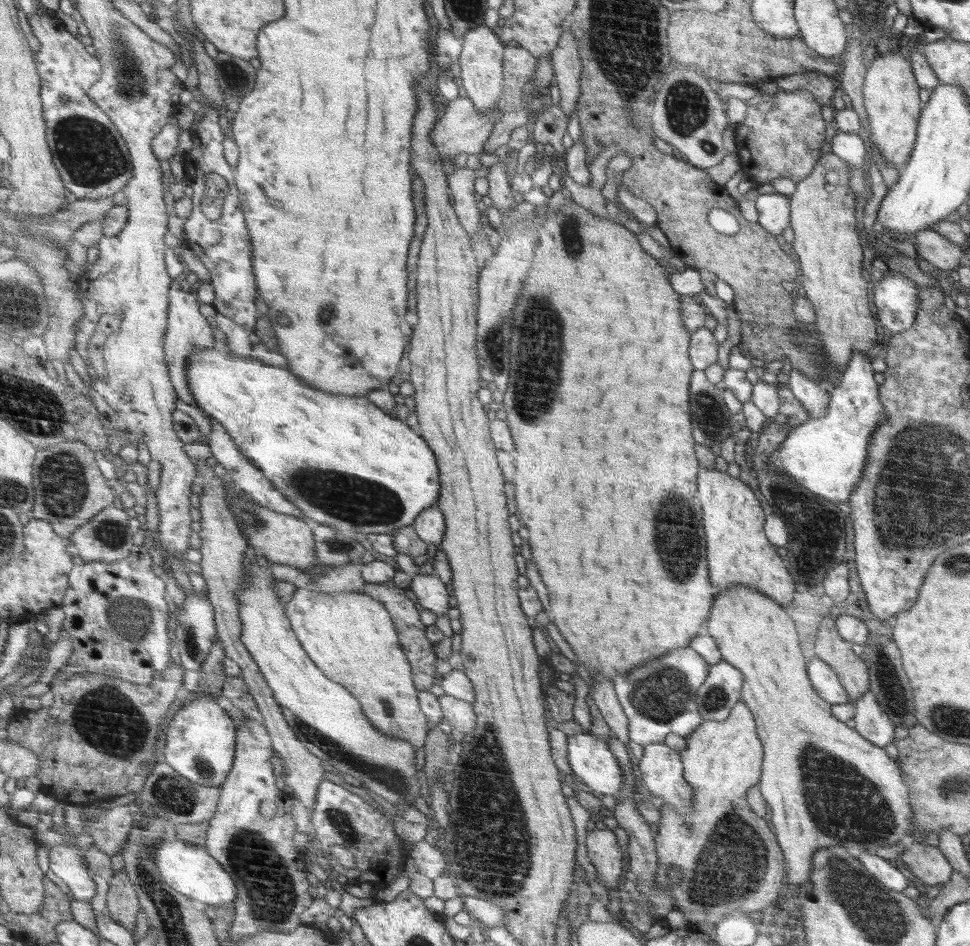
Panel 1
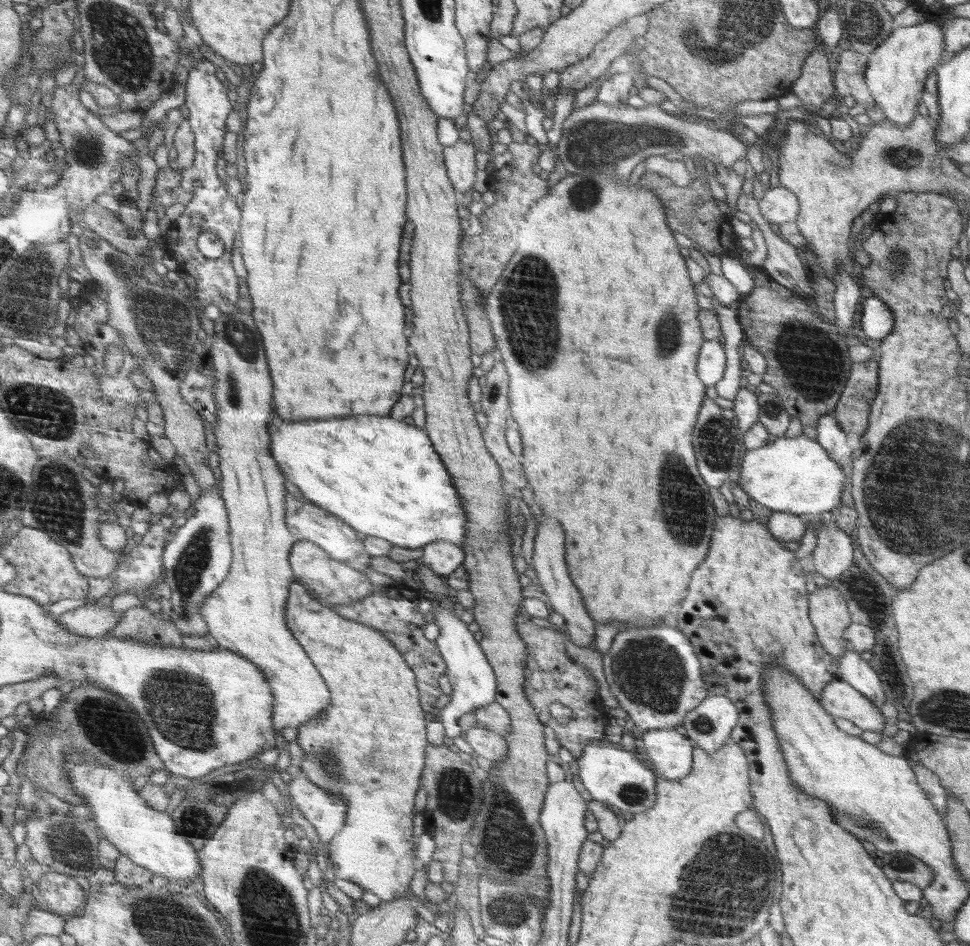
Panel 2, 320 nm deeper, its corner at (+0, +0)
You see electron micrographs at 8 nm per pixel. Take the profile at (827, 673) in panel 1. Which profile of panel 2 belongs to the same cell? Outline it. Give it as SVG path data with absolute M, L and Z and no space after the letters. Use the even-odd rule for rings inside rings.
M840 677L833 678L827 684L821 692L820 703L833 717L842 717L853 722L858 732L883 732L884 717L880 709Z

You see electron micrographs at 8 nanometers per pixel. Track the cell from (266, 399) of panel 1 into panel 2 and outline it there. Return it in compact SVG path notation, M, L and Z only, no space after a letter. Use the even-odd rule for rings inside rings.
M276 413L271 414L270 422L271 446L270 452L274 460L278 462L282 474L286 474L286 480L290 480L299 488L305 500L322 507L328 513L336 516L345 524L348 524L354 531L368 537L386 539L393 545L408 549L422 549L431 542L447 540L456 546L462 547L466 534L466 512L463 507L457 489L454 488L453 478L445 468L441 456L438 456L433 447L433 441L429 439L429 433L422 427L410 425L402 420L394 420L392 416L360 415L356 418L342 418L342 420L308 420L308 422L285 422Z

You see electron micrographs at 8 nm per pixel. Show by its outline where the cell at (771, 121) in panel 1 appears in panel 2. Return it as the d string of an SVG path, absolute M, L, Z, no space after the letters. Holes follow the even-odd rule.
M819 44L818 48L813 50L813 54L805 60L804 70L791 87L791 92L802 100L800 103L809 114L818 112L834 92L831 62L828 62L822 48Z

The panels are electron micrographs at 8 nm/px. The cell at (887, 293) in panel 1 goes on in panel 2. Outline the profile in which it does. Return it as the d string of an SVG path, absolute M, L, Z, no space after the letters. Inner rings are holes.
M875 295L867 298L863 304L860 328L870 343L876 345L892 332L894 315L892 311Z

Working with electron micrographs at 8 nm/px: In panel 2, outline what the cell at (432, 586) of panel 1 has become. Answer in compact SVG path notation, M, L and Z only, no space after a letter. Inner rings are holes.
M434 604L434 608L437 610L434 622L438 624L441 632L435 643L445 659L445 664L449 665L446 674L453 690L450 702L440 710L440 719L445 728L445 736L455 739L464 734L458 725L458 720L468 712L474 712L477 708L495 702L498 686L496 674L484 649L478 646L466 624L452 614L454 609L448 610L438 604Z

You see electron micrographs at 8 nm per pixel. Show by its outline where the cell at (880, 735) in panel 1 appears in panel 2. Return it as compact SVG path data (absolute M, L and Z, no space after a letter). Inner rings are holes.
M850 650L837 660L837 665L838 677L853 685L879 709L886 703L883 686L876 671L870 666L867 655Z

